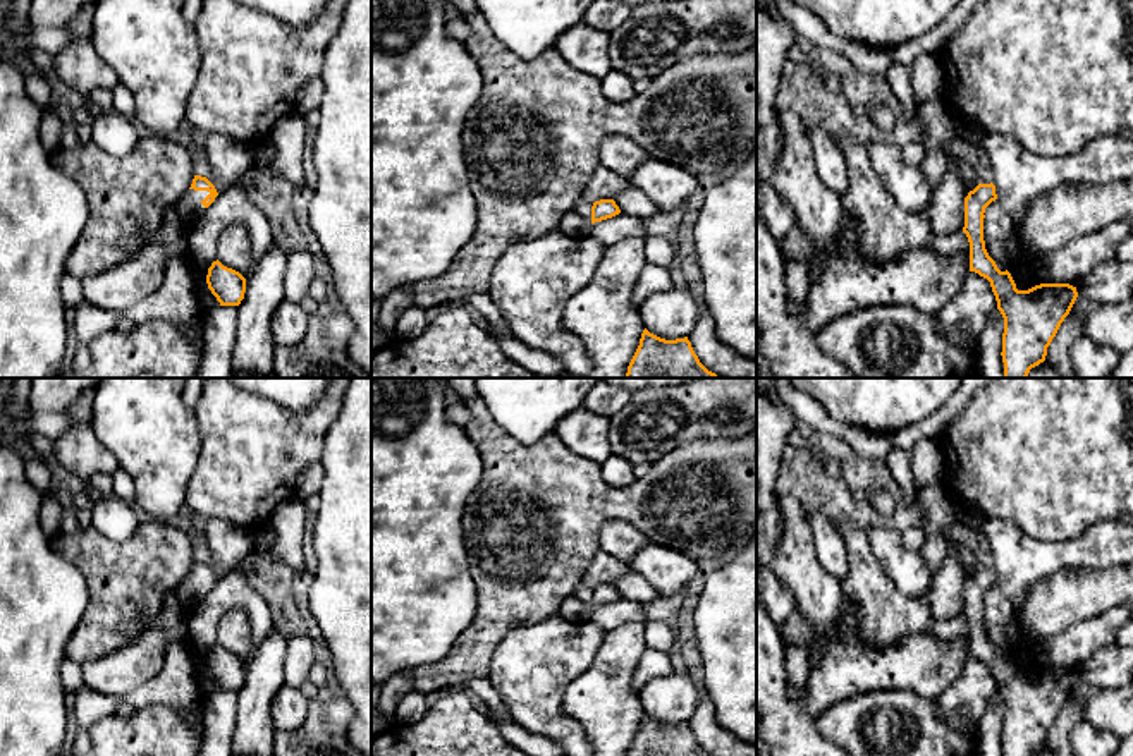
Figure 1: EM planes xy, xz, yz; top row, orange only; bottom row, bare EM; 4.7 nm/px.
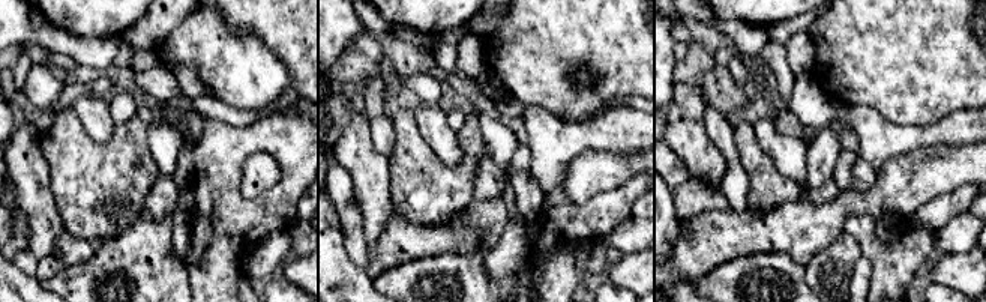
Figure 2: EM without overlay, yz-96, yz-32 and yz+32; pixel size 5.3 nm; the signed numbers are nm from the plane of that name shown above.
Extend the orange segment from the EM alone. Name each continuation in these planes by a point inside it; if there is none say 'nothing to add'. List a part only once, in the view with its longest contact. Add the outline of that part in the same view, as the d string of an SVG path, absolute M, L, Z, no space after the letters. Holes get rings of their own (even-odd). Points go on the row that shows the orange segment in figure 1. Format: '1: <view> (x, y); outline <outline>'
1: xy (191, 208); outline M189 189L182 203L179 206L179 216L186 223L193 223L196 218L205 216L206 208L201 204L201 201L208 196L208 191L194 191Z

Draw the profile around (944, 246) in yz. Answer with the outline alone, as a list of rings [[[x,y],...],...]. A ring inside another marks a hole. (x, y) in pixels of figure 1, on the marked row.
[[[965,232],[958,239],[935,234],[930,247],[939,258],[956,256],[970,268],[970,242]]]

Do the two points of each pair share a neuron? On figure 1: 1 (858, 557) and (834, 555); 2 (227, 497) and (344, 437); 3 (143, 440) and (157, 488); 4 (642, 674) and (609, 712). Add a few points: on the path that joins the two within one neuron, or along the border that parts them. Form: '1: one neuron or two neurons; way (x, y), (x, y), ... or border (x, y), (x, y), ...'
1: two neurons; border (843, 531), (846, 578), (841, 583)
2: two neurons; border (339, 409), (327, 432), (320, 461)
3: one neuron; way (155, 452), (159, 456), (159, 476)
4: two neurons; border (647, 648), (631, 677), (631, 688), (636, 693)

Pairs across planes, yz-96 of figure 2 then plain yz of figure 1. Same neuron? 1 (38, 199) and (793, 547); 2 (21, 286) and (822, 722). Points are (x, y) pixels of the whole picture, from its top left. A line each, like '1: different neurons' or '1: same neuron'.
1: same neuron
2: different neurons

